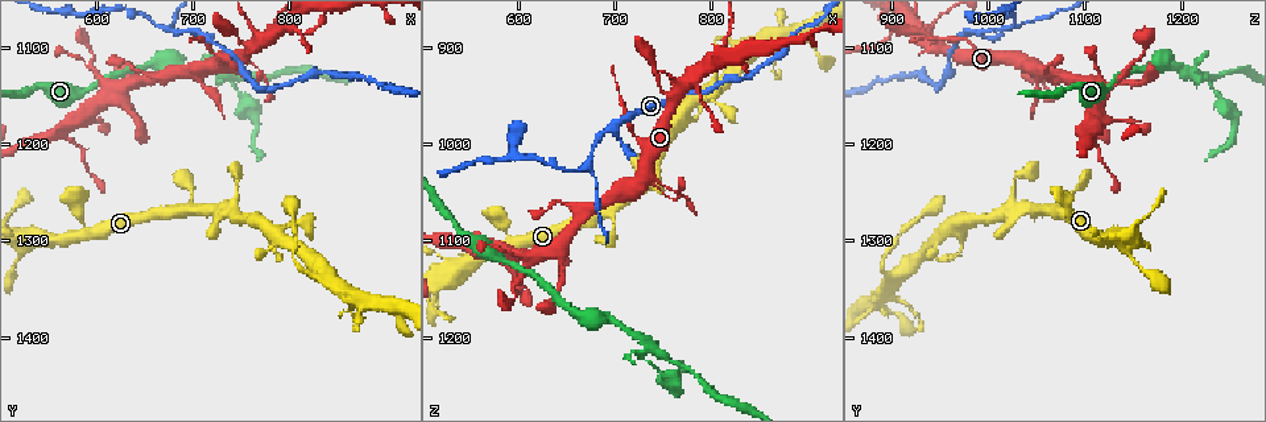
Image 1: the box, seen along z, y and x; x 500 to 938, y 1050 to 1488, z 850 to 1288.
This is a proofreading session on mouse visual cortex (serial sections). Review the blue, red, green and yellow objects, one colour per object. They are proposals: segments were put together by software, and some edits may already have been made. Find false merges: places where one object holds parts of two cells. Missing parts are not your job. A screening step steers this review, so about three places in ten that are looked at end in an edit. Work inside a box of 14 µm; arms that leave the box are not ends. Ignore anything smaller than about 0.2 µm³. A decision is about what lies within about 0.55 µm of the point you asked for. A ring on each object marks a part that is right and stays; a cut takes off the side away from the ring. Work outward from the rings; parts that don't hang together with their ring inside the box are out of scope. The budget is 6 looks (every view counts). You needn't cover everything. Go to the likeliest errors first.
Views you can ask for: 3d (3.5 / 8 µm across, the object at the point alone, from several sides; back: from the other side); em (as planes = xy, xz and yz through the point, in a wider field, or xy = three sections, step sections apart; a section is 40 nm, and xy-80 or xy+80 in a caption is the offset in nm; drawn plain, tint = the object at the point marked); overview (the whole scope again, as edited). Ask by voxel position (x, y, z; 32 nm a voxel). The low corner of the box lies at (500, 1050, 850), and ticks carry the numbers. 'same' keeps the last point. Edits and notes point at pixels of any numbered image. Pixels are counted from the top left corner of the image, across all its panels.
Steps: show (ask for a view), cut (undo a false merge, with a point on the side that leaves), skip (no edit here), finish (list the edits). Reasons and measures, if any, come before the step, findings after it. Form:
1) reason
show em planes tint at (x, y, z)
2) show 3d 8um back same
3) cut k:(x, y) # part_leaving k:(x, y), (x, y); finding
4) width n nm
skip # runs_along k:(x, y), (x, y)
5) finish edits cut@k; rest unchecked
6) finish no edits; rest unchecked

abrupt turn
show 3d 3.5um at (740, 1130, 1210)

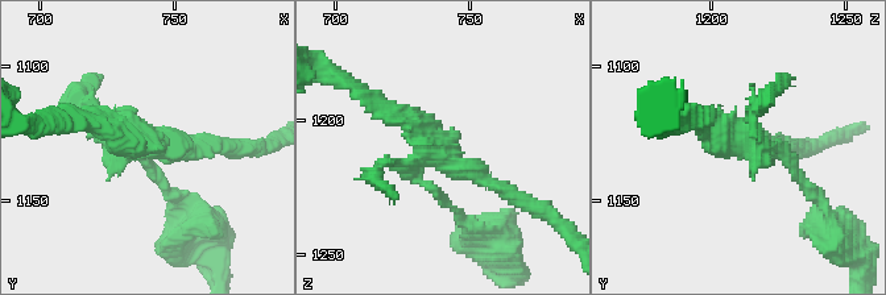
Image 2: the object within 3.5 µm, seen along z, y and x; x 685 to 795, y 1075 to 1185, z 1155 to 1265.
now the EM
show em planes tint at (737, 1127, 1211)

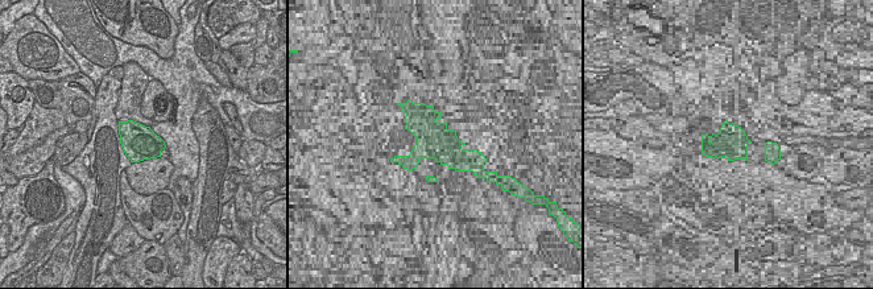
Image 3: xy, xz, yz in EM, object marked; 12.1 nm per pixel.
skip # runs_along 2:(372, 102), (421, 128), (417, 175), (452, 206); one cell here

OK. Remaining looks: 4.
three-way junction
show 3d 3.5um at (670, 1080, 1020)

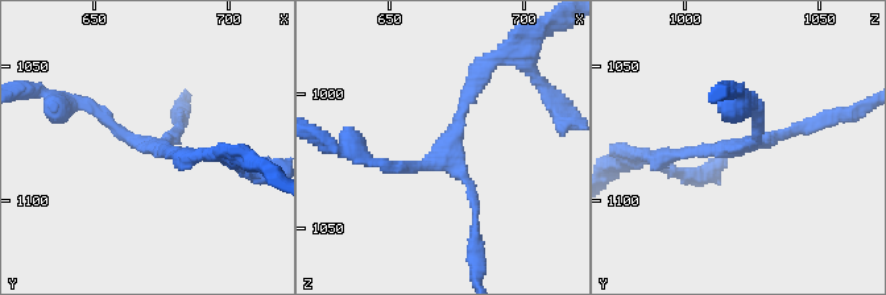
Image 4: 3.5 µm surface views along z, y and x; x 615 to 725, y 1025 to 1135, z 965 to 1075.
need the tissue
show em xy step 2 tint at (672, 1079, 1020)

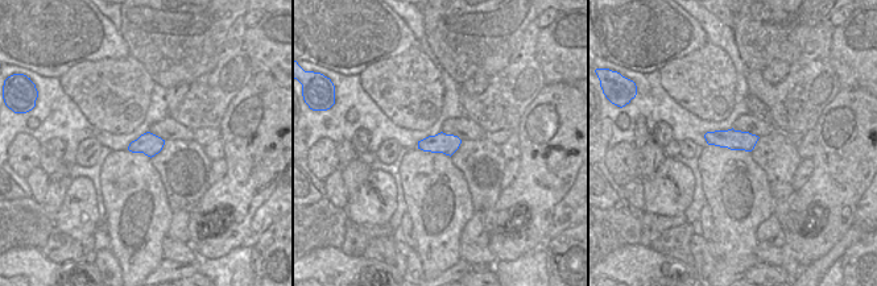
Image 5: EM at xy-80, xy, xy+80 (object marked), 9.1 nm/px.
width 190 nm
skip # runs_along 4:(189, 153), (132, 141), (79, 104); continuous, no second cell

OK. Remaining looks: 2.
finish no edits; rest unchecked

